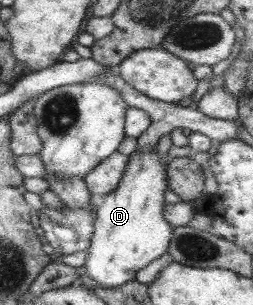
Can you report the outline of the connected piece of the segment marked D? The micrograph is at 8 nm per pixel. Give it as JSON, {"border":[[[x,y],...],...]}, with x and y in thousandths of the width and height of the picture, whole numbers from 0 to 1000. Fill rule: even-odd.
{"border":[[[613,482],[557,498],[522,498],[510,508],[506,534],[490,551],[466,613],[399,646],[372,685],[372,702],[379,705],[375,761],[364,774],[356,813],[344,820],[348,843],[332,869],[340,902],[391,925],[403,944],[466,941],[498,925],[530,921],[545,889],[664,826],[688,741],[664,731],[648,711],[648,689],[660,669],[648,656],[648,633],[668,623],[668,587],[660,577],[660,538],[644,538],[632,528],[636,521]]]}

